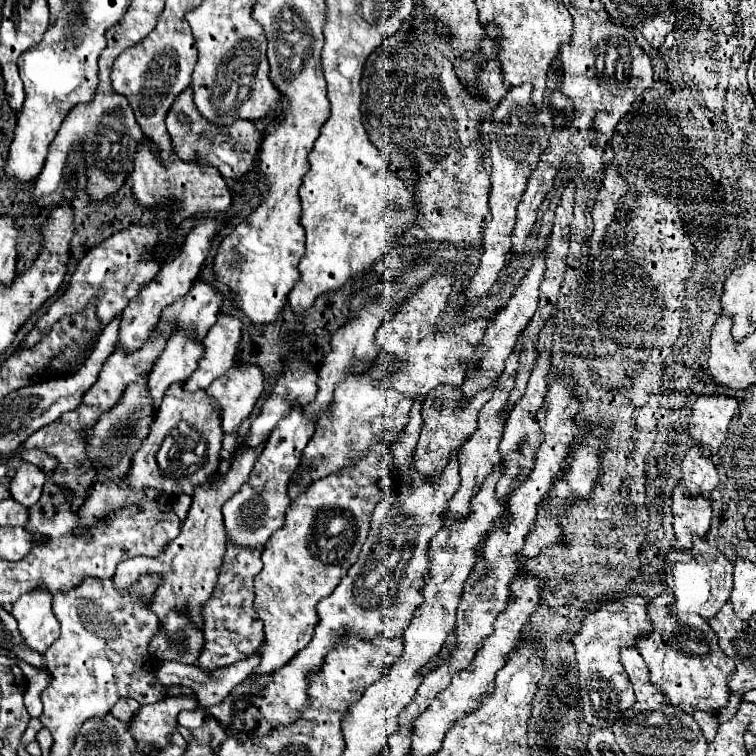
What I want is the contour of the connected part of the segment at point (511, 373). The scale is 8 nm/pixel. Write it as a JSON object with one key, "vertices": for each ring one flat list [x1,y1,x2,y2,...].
{"vertices":[[505,369,503,375,499,377,499,383,497,383,497,389,493,391,493,397,481,407,479,411,479,425,477,425,477,431,469,437,469,441,461,447,459,451,459,473,461,473,461,485,457,489,457,493,453,495,451,503,447,505,447,511,445,511,445,517,465,517,467,511,469,511,469,501,471,501,471,495,479,489,481,481,485,479,485,475,489,475,493,471,493,467,499,463,501,455,499,455,499,443,501,443,501,437,503,437,503,431,505,431,505,405,507,405,507,399,513,391,513,385,515,385,515,375,517,371,515,369]]}

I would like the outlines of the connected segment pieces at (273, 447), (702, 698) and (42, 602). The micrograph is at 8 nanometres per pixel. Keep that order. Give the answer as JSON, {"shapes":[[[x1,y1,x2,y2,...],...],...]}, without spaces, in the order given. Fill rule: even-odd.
{"shapes":[[[291,407,291,411,277,423,275,431,269,435,263,453,259,455,249,481,239,487,239,491,223,505,227,541,239,547,263,549,267,539,283,527,283,515,289,503,287,481,301,463,301,453,307,447,315,431,315,419,307,419,301,407]],[[657,601,649,605,649,619,653,623,653,633,639,639,635,647,649,667,651,683,665,691,673,707,685,713,707,711,717,715,729,701,727,679,735,669,735,663,717,645,717,635,699,615,679,619,673,613,665,613]],[[35,587,35,591,21,595,11,609,27,647,33,647,41,655,45,655,45,651,59,637,59,621,51,603,53,595,45,587]]]}

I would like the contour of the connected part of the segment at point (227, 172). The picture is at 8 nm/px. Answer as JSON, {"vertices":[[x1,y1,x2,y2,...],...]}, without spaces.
{"vertices":[[191,89,183,91,183,95,179,95,179,99,175,99,165,123,167,123,167,131,171,133,173,147,175,147,177,155,181,155,181,159,191,161,191,159,195,159,195,155,199,155,199,163,217,167,219,173,227,181,235,181,251,169,255,151,259,151,259,145,261,145,261,135,251,121,237,119,231,127,219,127,219,125,213,125,207,119,203,119,191,99]]}

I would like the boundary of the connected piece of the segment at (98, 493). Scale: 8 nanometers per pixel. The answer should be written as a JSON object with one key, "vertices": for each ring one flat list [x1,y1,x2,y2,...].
{"vertices":[[173,383,157,409,157,419,151,425,147,439,143,441,141,449,135,453,131,461,131,471,127,477,97,483,81,507,79,527,77,531,85,531,99,519,107,517,111,511,125,507,127,503,135,503,143,499,145,487,155,487,169,497,177,497,181,493,193,495,197,483,207,483,207,477,219,465,219,451,221,451,221,413,215,399,209,399,205,391,189,393,185,391,185,383]]}

